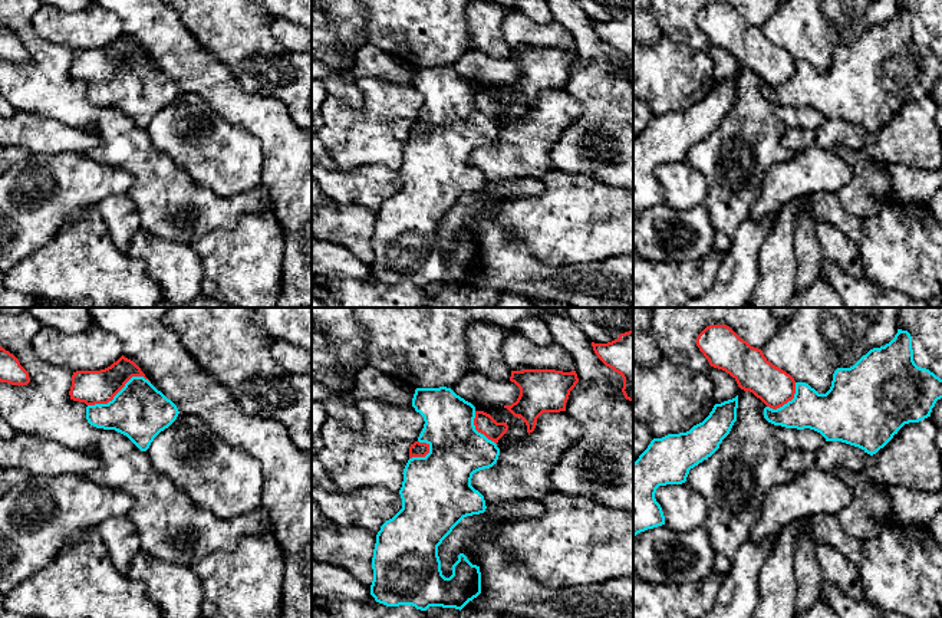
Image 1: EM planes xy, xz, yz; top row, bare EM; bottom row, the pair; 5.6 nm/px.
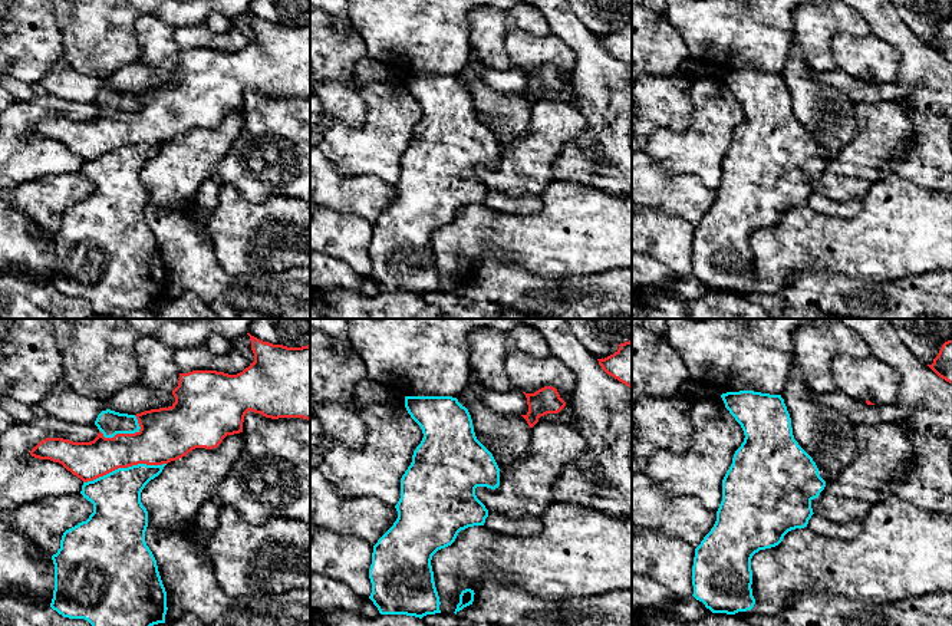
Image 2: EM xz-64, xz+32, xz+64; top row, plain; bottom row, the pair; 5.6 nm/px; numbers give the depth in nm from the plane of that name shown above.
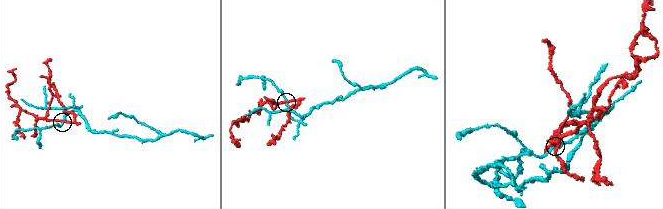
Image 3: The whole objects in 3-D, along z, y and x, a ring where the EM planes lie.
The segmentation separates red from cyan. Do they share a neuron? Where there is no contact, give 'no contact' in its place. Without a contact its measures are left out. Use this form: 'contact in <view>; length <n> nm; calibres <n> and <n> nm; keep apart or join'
contact in xy; length 380 nm; calibres 190 and 320 nm; keep apart

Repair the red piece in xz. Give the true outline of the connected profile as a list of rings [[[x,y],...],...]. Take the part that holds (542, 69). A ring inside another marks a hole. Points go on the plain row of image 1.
[[[523,47],[511,49],[510,59],[520,66],[520,73],[511,83],[504,83],[514,95],[520,95],[527,111],[533,111],[543,91],[566,89],[570,69],[579,60],[576,49]]]

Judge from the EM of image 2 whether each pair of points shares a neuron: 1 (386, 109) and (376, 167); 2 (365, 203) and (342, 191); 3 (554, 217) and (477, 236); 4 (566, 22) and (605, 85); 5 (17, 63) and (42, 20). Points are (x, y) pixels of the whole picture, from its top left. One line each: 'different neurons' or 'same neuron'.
1: same neuron
2: same neuron
3: same neuron
4: same neuron
5: same neuron

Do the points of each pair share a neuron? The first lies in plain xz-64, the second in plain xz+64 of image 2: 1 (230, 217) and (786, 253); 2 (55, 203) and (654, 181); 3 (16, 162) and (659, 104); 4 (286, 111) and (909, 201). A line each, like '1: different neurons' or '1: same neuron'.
1: same neuron
2: same neuron
3: different neurons
4: different neurons

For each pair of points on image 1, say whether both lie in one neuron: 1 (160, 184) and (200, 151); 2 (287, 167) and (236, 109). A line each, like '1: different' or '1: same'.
1: different
2: same

